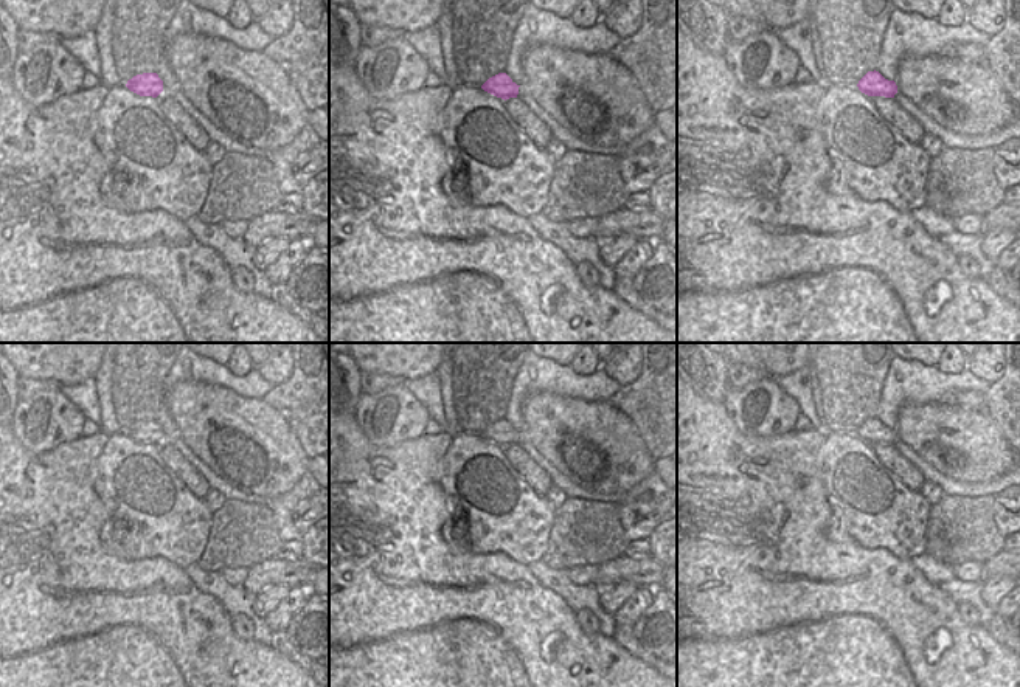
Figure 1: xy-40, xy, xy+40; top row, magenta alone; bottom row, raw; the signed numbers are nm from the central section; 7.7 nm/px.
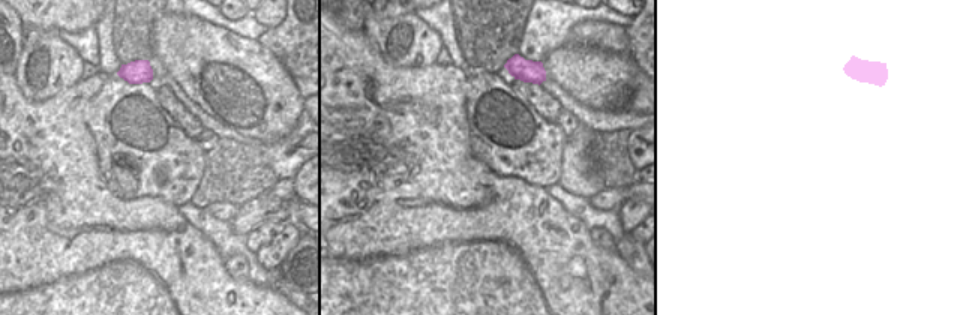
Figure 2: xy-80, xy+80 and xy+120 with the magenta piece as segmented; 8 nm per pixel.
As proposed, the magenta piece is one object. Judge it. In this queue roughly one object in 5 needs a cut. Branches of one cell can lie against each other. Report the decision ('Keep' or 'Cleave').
Keep

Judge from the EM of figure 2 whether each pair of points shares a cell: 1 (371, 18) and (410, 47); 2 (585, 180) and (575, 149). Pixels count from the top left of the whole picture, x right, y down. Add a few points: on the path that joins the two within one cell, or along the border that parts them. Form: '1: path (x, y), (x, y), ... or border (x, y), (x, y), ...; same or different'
1: path (380, 27), (389, 36), (401, 41); same
2: path (579, 173), (578, 156); same

